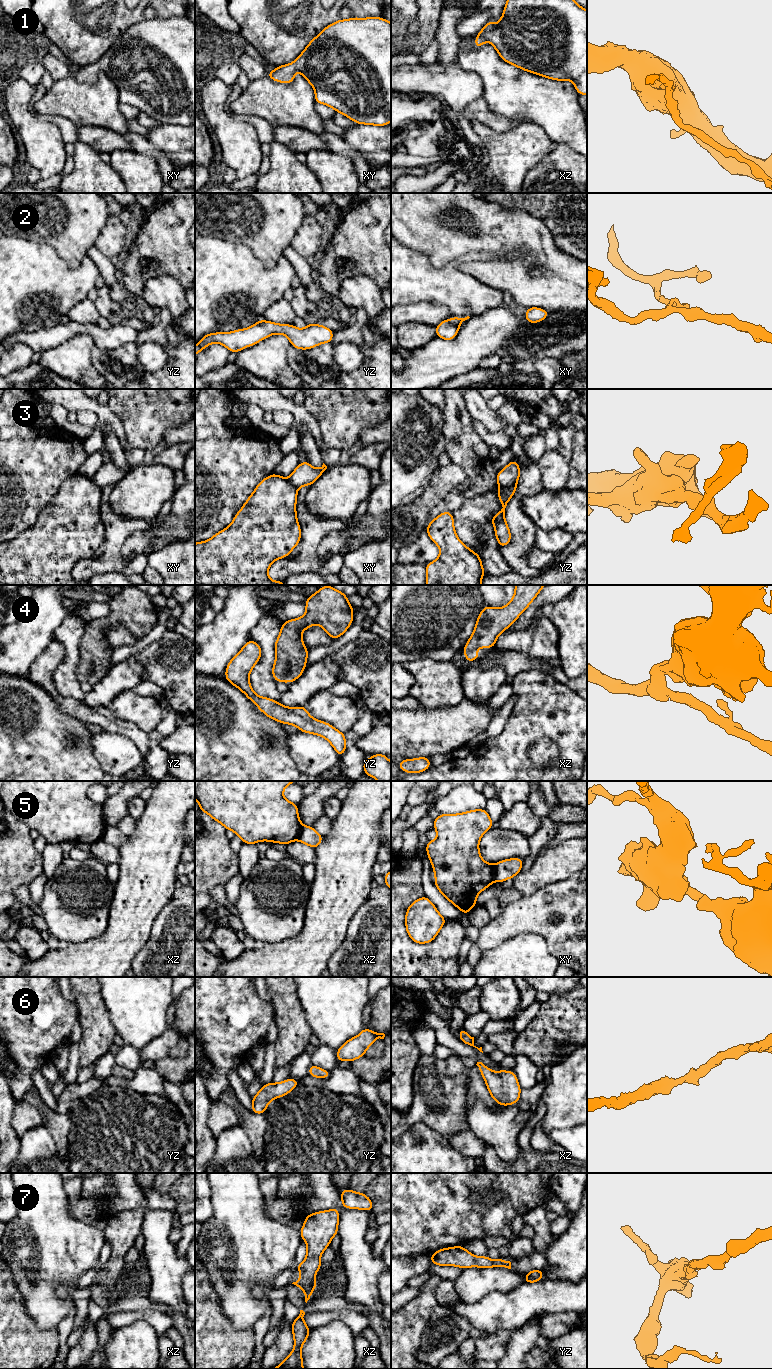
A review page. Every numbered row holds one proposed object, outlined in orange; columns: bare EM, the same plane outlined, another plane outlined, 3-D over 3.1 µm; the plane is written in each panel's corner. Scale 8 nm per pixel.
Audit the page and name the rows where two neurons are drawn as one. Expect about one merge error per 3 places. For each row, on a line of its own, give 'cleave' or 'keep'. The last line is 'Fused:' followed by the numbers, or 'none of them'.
1: keep
2: cleave
3: cleave
4: keep
5: cleave
6: keep
7: keep
Fused: 2, 3, 5

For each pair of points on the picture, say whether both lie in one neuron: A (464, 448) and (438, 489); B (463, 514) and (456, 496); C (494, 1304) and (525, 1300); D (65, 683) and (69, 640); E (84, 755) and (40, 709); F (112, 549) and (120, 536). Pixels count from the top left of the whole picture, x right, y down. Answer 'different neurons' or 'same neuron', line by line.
A: different neurons
B: different neurons
C: same neuron
D: same neuron
E: same neuron
F: same neuron

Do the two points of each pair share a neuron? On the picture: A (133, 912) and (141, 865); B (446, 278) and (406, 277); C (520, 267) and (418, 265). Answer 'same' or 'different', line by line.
A: same
B: same
C: different

